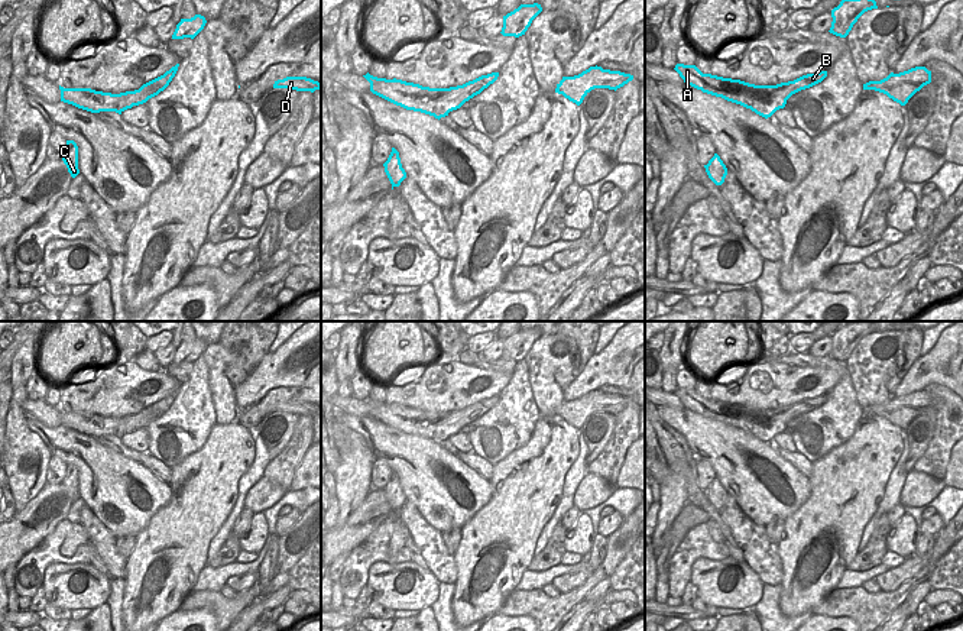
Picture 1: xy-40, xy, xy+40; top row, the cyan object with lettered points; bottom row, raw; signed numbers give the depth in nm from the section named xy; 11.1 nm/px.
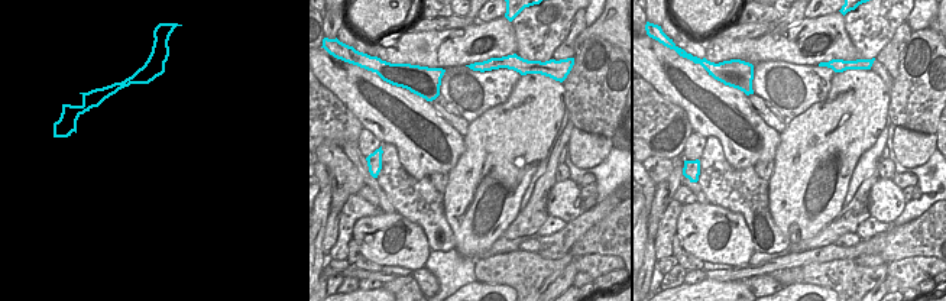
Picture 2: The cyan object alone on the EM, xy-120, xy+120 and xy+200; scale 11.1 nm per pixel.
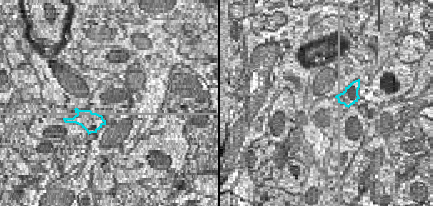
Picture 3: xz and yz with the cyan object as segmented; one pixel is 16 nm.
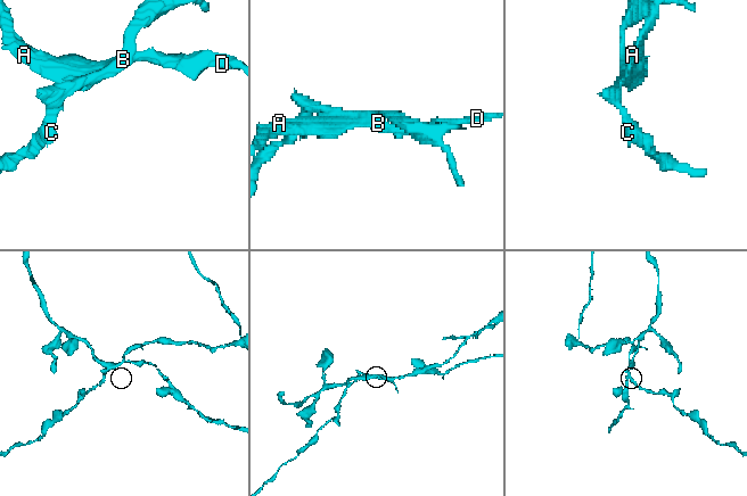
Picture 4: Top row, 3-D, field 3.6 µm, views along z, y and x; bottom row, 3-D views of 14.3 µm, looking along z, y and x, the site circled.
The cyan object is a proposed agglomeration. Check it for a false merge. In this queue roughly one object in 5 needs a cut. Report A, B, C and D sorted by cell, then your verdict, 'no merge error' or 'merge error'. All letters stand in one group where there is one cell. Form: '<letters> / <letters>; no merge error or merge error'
A B D / C; merge error

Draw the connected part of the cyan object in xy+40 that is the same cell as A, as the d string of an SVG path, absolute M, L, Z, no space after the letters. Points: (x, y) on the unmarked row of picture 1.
M677 388L674 394L685 408L740 428L756 439L763 436L766 430L772 430L775 434L784 433L792 418L810 412L827 401L827 395L820 395L776 410L755 410L740 404L703 398L696 389Z

